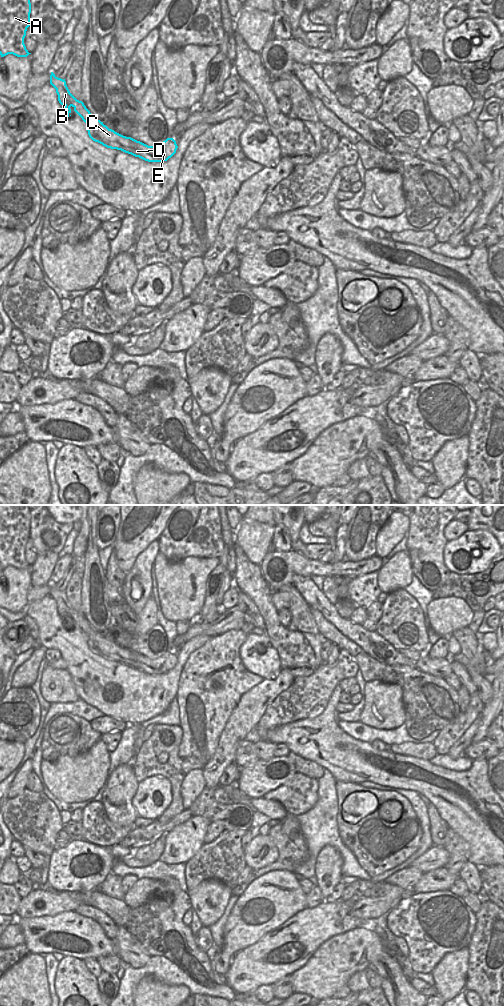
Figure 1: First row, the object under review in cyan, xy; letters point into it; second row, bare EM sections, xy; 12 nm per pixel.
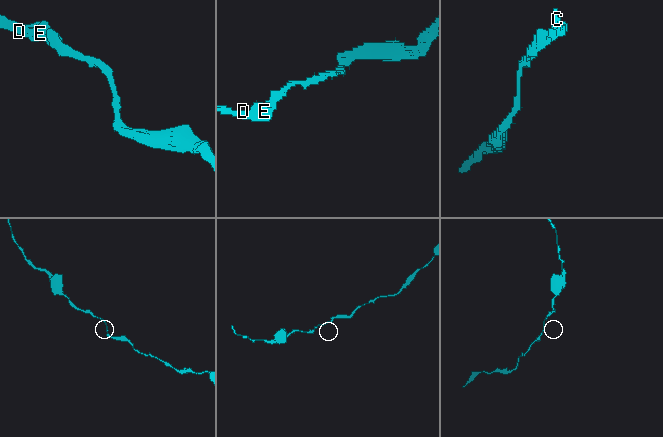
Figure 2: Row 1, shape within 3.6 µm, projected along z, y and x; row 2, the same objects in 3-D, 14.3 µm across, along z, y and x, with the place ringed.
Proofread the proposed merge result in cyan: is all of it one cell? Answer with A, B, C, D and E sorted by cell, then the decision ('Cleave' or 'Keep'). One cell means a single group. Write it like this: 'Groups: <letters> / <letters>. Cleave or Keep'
Groups: A B C D E. Keep.

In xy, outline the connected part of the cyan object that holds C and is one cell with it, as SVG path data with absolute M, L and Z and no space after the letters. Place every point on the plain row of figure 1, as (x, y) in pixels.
M50 587L50 596L56 601L59 615L64 618L64 627L71 628L72 618L74 623L82 630L88 638L89 649L103 658L111 661L121 662L125 665L139 669L148 674L163 674L171 670L178 660L173 650L167 650L157 658L148 658L131 649L123 648L109 641L100 632L97 632L86 620L82 613L77 612L69 603L65 591Z

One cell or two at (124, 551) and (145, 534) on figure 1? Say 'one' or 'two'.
one

